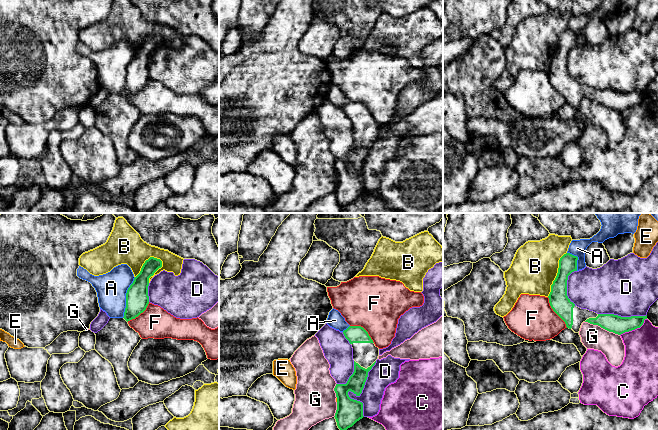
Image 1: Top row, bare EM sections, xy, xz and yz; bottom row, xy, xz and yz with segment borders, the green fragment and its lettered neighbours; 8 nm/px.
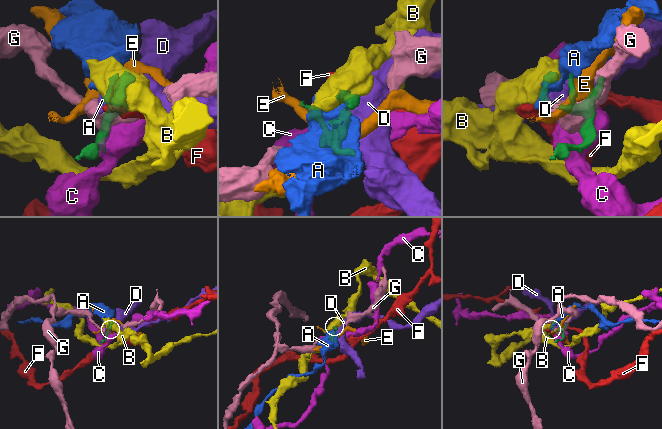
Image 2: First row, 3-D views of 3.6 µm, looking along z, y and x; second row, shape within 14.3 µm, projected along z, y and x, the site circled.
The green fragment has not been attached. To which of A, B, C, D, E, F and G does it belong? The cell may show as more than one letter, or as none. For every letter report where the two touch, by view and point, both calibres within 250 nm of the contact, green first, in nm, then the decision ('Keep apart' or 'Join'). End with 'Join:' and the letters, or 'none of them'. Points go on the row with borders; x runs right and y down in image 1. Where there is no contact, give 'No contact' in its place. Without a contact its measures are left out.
A: Touches green at xy (126, 297). Thickness 190 nm (green) against 240 nm. Keep apart
B: Touches green at xy (145, 261). Thickness 160 nm (green) against 280 nm. Keep apart
C: Touches green at yz (634, 329). Thickness 140 nm (green) against 280 nm. Keep apart
D: Touches green at xz (356, 395). Thickness 200 nm (green) against 190 nm. Keep apart
E: Touches green at xz (337, 400). Thickness 200 nm (green) against 20 nm. Keep apart
F: Touches green at yz (554, 311). Thickness 160 nm (green) against 360 nm. Keep apart
G: Touches green at yz (602, 327). Thickness 140 nm (green) against 190 nm. Keep apart
Join: none of them

